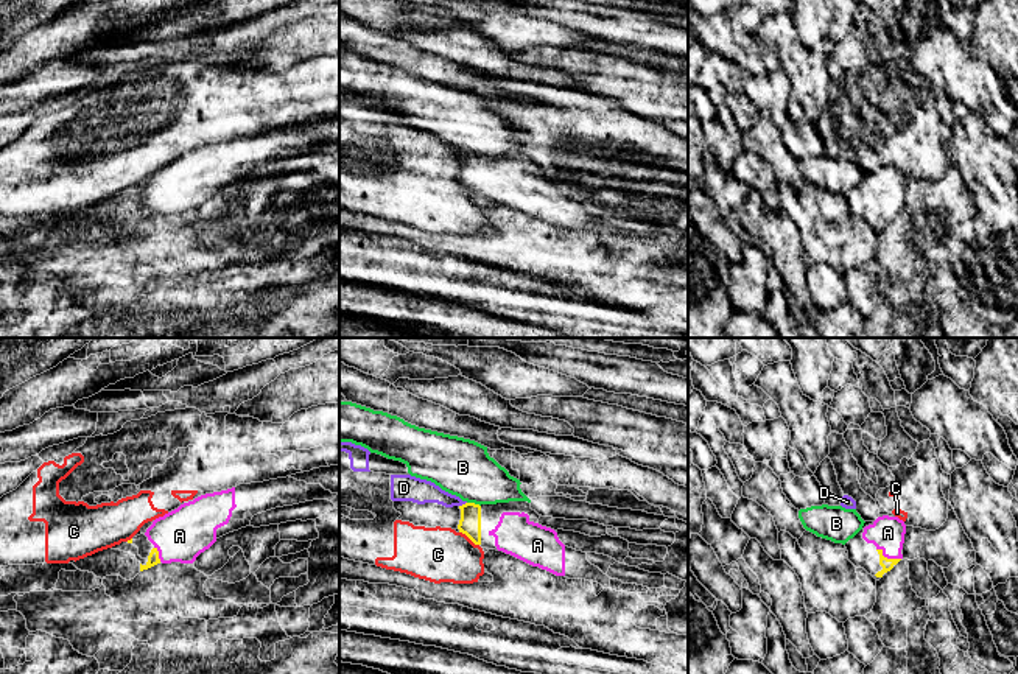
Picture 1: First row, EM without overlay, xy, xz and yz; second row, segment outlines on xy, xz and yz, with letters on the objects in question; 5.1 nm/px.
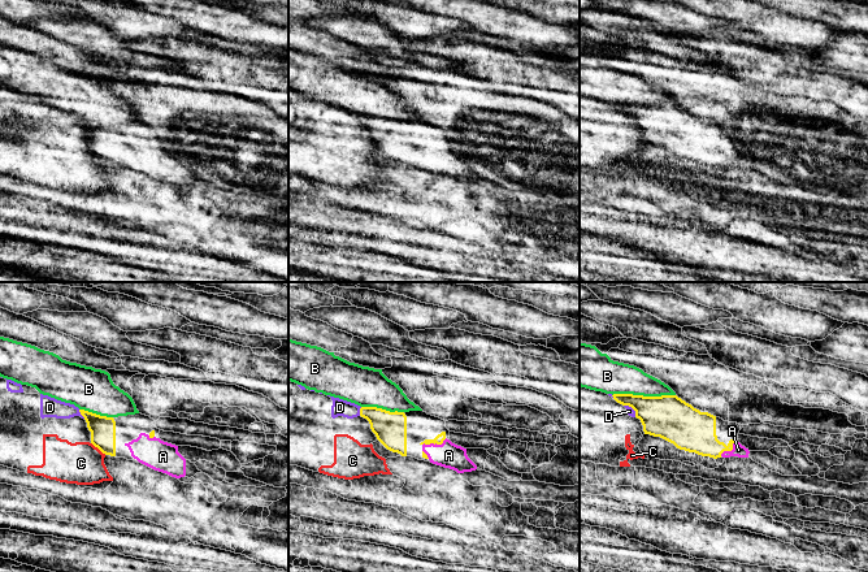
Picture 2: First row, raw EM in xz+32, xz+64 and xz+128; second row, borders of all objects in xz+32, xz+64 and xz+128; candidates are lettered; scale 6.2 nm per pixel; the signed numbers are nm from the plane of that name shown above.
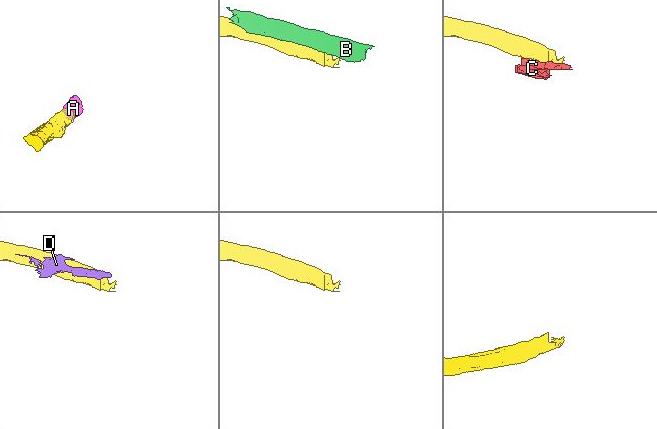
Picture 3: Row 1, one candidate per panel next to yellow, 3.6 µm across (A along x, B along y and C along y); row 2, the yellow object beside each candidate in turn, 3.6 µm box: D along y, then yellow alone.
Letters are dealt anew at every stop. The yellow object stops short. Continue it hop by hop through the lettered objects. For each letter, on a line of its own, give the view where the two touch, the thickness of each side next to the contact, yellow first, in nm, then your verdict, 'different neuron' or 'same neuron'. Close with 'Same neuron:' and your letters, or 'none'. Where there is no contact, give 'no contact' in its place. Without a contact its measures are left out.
A: yz | 60/180 nm | same neuron
B: xz | 110/300 nm | different neuron
C: xz | 110/280 nm | different neuron
D: xz | 110/130 nm | different neuron
Same neuron: A

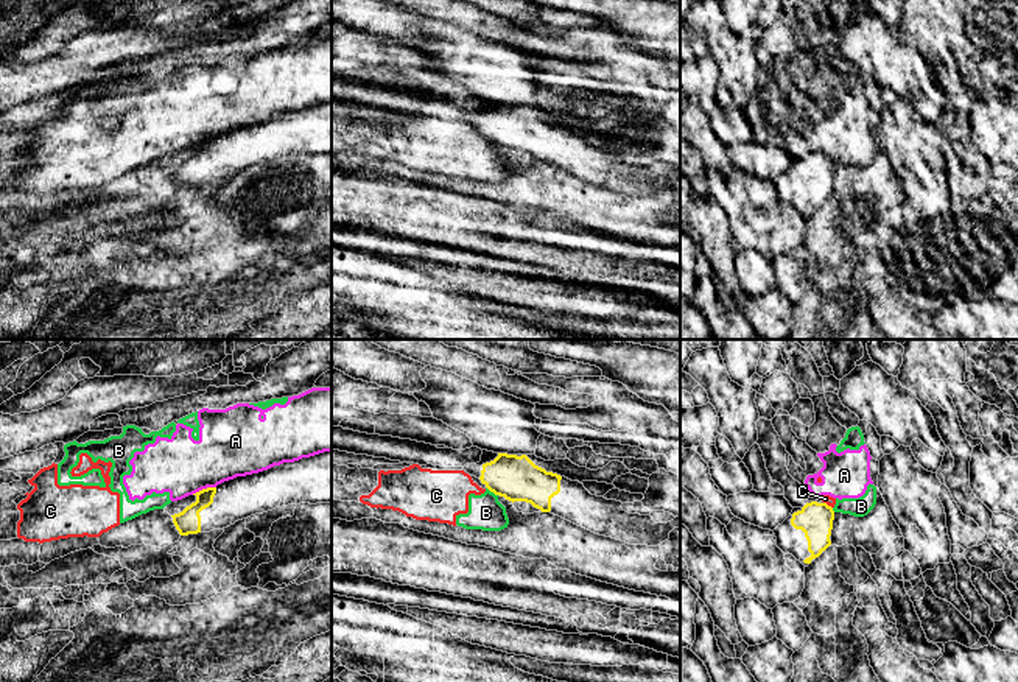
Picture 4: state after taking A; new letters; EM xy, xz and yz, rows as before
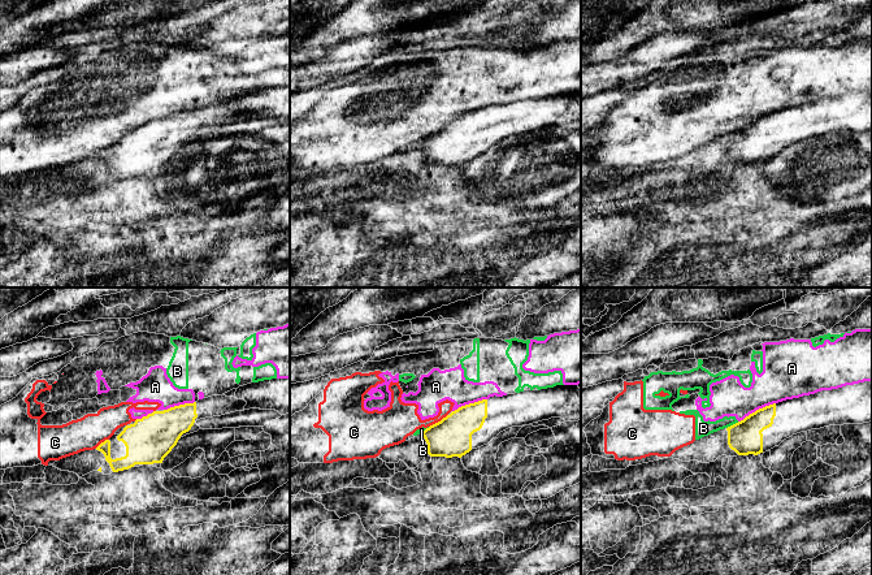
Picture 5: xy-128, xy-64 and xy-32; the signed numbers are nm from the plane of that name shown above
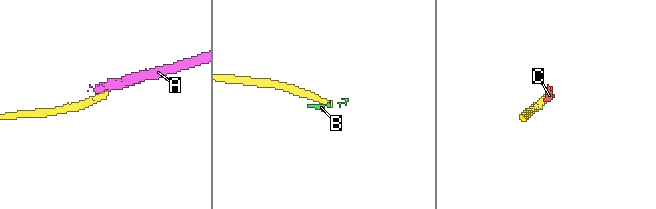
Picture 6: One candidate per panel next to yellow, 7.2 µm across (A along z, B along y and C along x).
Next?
A: xy | 130/300 nm | different neuron
B: xz | 240/180 nm | different neuron
C: yz | 180/50 nm | different neuron
Same neuron: none

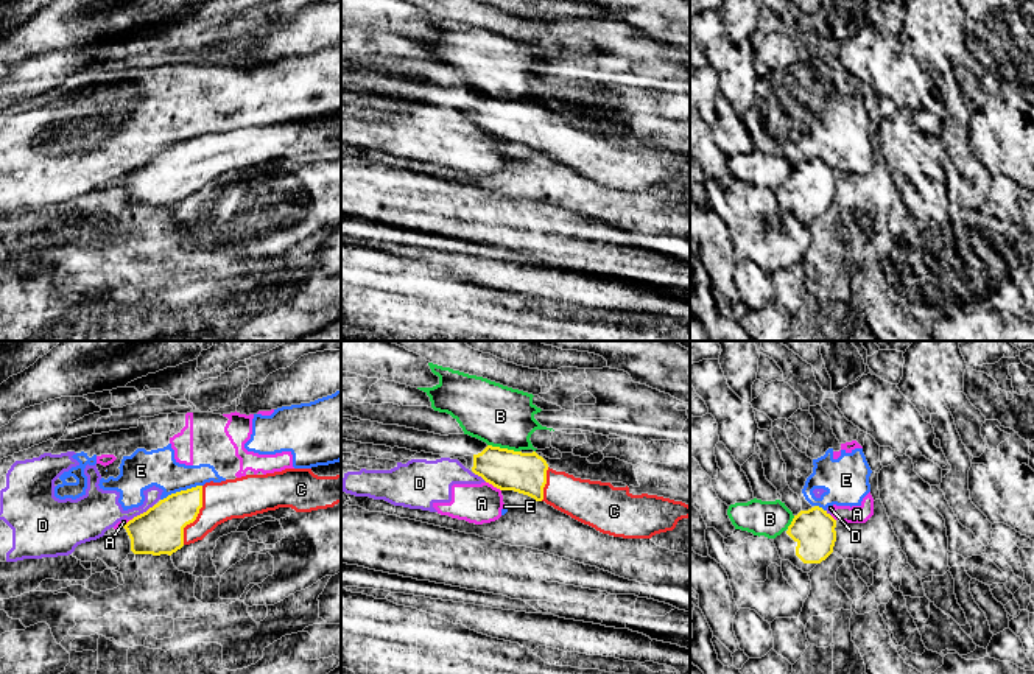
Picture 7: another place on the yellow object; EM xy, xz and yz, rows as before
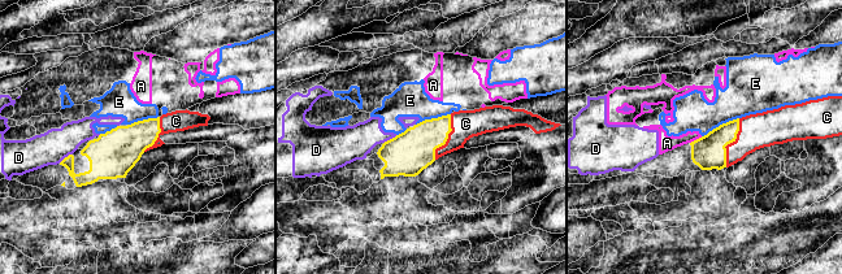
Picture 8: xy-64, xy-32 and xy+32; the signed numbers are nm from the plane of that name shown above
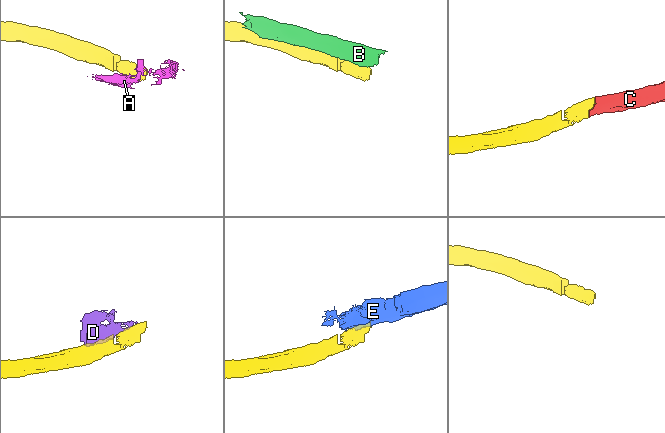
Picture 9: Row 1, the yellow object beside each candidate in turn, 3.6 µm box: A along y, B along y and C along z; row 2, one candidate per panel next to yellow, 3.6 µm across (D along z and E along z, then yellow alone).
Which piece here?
A: xz | 220/200 nm | different neuron
B: xz | 220/320 nm | different neuron
C: xy | 240/200 nm | same neuron
D: xy | 240/220 nm | different neuron
E: xy | 240/200 nm | different neuron
Same neuron: C

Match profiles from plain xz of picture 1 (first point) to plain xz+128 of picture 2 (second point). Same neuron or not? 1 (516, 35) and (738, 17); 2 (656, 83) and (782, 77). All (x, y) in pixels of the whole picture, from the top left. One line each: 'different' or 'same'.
1: different
2: same

